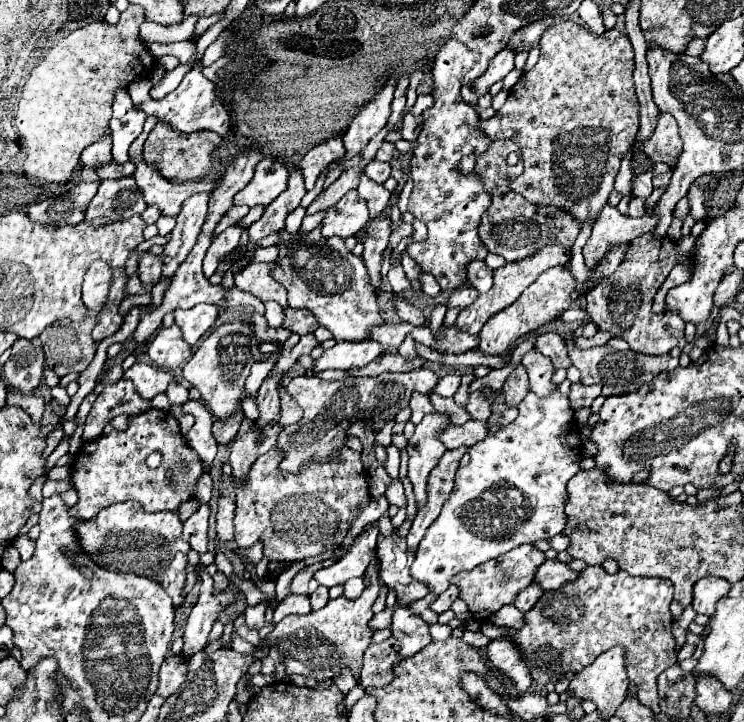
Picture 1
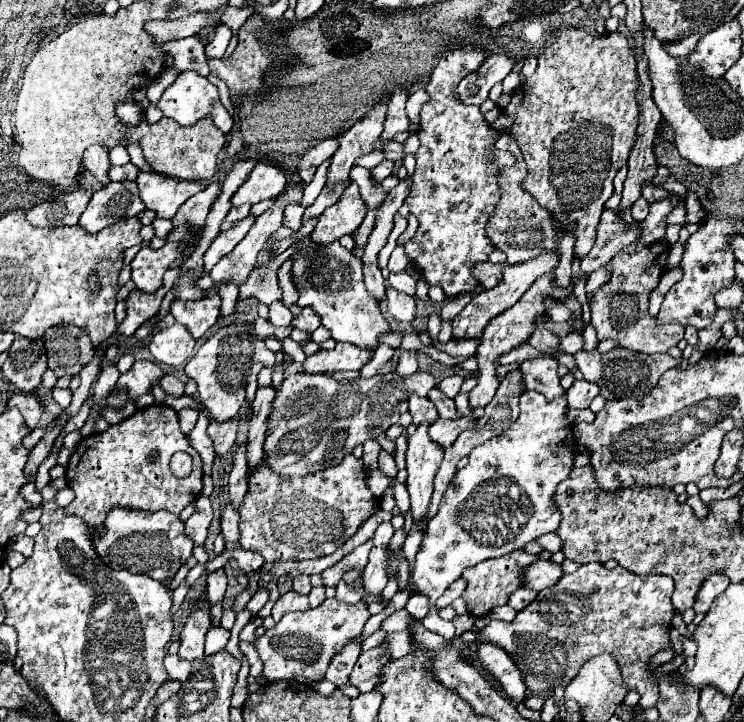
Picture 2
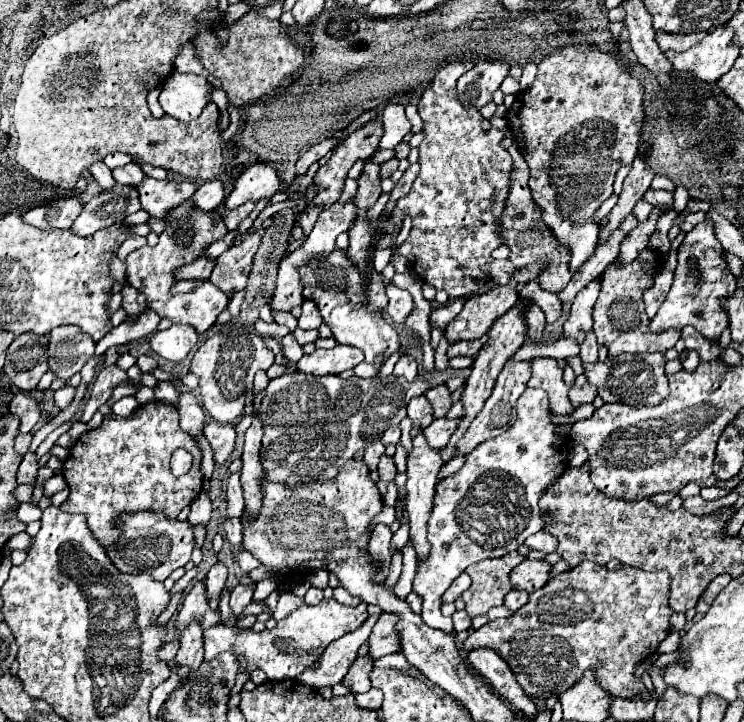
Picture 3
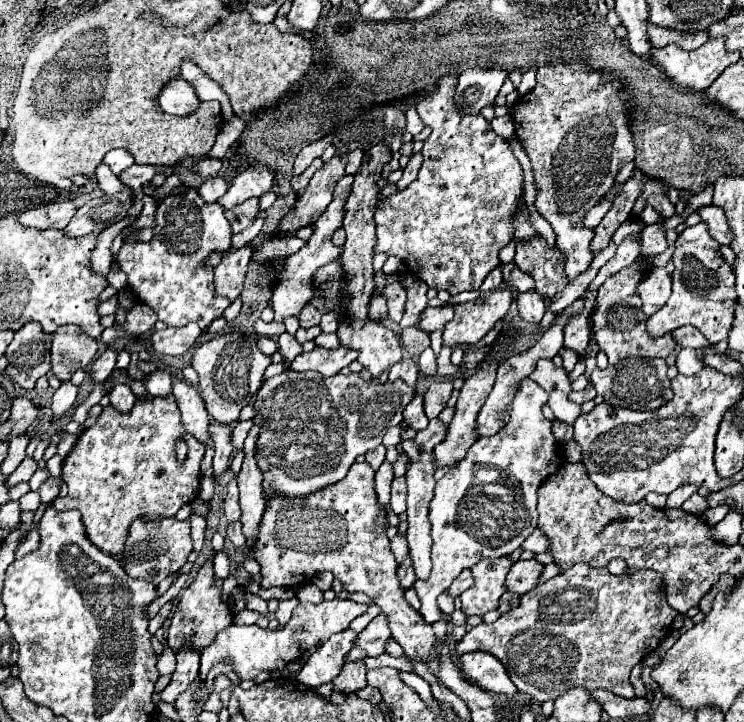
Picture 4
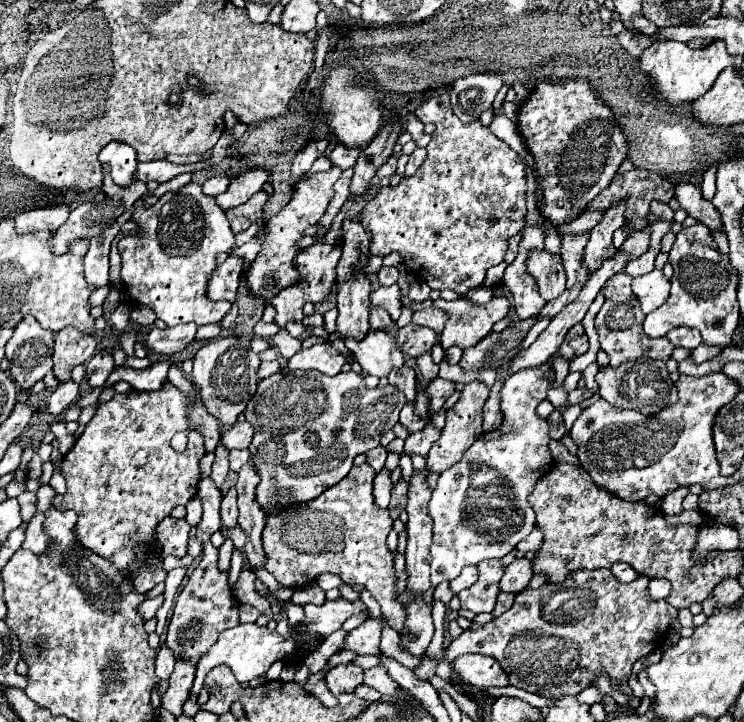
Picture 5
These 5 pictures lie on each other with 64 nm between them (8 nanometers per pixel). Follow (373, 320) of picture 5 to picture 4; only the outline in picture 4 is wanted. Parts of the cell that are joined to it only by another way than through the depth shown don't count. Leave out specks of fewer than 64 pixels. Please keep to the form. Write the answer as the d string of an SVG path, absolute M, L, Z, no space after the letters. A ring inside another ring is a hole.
M374 296L370 300L370 308L368 308L368 316L370 320L376 322L384 322L388 318L388 310L386 310L386 300L382 296Z

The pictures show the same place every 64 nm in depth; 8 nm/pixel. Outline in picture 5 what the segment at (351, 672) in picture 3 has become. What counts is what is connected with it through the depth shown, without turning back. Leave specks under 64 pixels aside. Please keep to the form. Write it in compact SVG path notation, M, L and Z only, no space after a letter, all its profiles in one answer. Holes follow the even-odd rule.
M342 664L342 666L334 666L330 668L330 672L326 674L326 684L328 690L338 698L340 694L346 692L354 692L356 686L362 684L362 668L354 666L354 664Z

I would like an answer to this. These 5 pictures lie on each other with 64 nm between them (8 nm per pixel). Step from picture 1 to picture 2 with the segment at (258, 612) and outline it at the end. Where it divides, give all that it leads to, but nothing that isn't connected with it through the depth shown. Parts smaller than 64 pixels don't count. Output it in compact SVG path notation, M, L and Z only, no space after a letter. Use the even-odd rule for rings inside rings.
M258 588L258 592L252 596L252 600L248 602L246 608L248 608L252 614L258 614L260 608L264 606L264 602L268 602L268 588Z

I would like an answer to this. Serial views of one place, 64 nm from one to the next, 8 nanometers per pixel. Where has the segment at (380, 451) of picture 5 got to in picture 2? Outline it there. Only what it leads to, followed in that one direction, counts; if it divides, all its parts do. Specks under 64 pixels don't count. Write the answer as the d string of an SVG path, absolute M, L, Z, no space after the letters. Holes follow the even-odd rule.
M372 440L370 444L364 444L362 460L364 460L366 470L376 470L378 468L378 454L380 454L380 450L382 450L382 446L376 440Z

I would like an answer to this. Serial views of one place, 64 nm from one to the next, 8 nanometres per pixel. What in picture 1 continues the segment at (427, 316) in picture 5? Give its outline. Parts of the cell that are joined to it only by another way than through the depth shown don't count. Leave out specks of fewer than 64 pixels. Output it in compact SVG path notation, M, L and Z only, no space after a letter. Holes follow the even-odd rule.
M460 288L460 290L456 290L456 292L450 294L446 308L448 308L448 310L450 310L450 308L462 310L464 306L472 304L472 302L476 300L476 296L478 296L478 290L474 290L474 288Z

